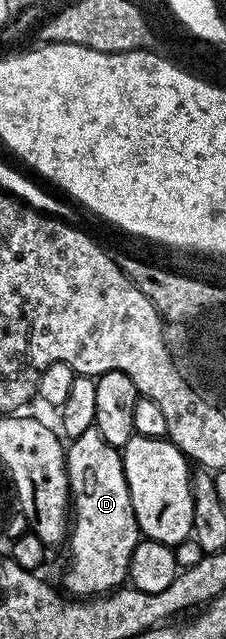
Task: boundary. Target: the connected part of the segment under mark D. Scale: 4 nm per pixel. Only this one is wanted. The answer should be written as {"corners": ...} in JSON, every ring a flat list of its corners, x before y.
{"corners":[[95,428,85,430,85,434,70,441,65,451,71,511,69,535,65,541,67,573,63,576,62,587,72,597,95,598,124,587,129,577,129,562,141,533,133,514,133,502,129,498,122,451,109,446]]}

